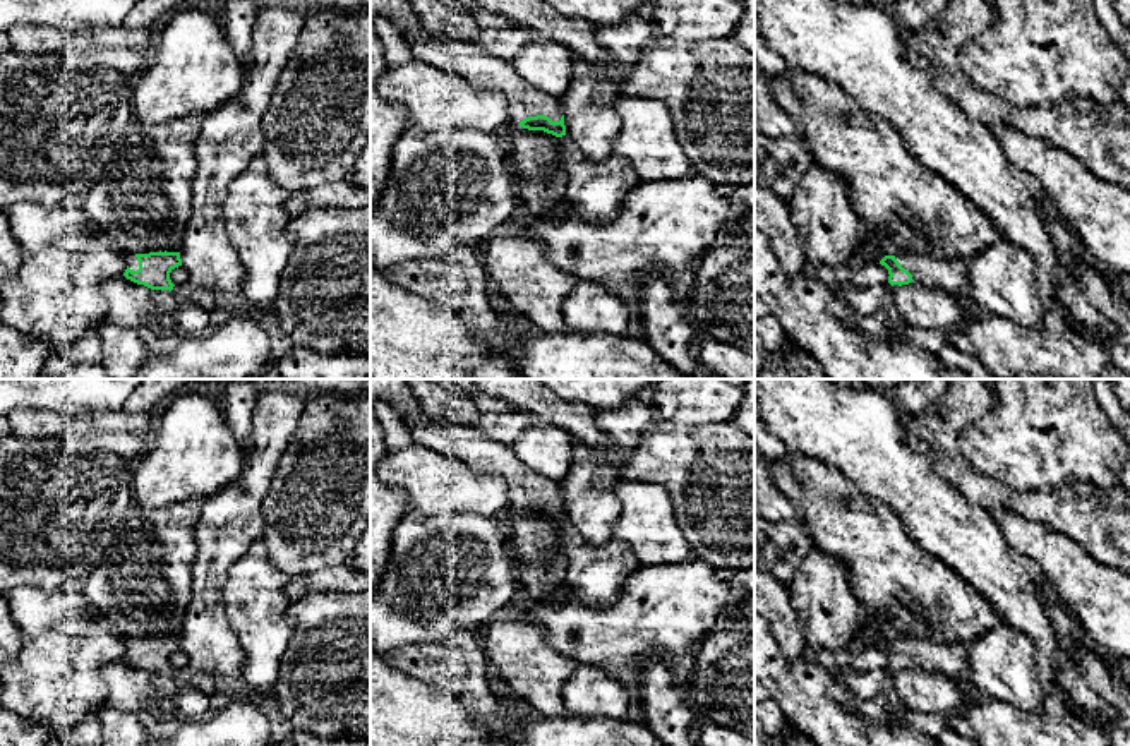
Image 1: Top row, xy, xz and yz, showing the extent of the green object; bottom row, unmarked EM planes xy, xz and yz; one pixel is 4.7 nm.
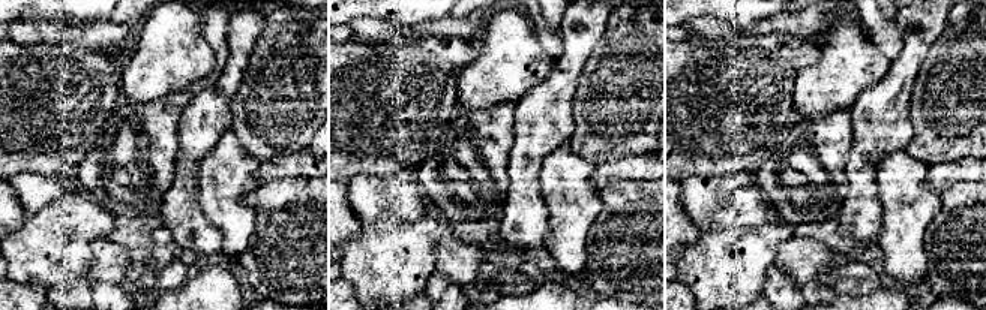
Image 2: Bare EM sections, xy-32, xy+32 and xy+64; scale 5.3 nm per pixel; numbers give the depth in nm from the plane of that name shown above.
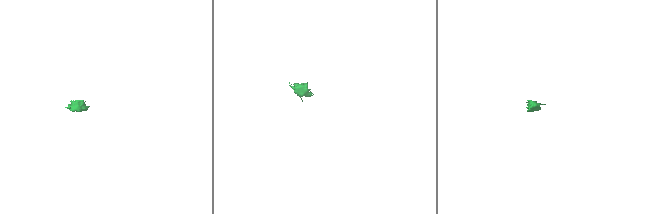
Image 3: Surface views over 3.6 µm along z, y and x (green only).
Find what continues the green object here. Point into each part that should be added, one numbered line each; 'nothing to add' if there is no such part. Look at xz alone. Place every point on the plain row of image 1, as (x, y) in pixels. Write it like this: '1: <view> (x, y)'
1: xz (496, 458)
2: xz (597, 573)

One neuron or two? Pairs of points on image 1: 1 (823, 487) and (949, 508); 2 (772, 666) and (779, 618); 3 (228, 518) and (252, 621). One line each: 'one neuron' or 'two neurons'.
1: two neurons
2: two neurons
3: two neurons

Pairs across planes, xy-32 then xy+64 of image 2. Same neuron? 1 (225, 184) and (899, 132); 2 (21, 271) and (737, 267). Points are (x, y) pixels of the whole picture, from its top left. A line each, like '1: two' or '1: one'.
1: two
2: one

